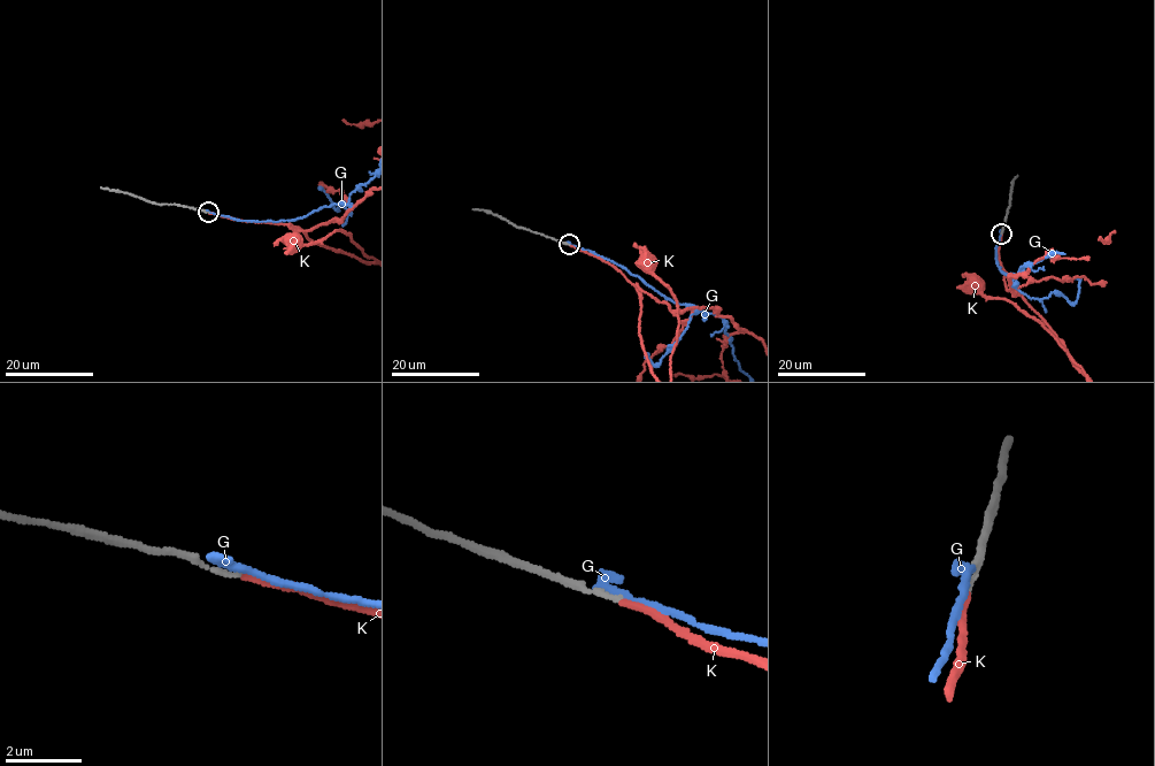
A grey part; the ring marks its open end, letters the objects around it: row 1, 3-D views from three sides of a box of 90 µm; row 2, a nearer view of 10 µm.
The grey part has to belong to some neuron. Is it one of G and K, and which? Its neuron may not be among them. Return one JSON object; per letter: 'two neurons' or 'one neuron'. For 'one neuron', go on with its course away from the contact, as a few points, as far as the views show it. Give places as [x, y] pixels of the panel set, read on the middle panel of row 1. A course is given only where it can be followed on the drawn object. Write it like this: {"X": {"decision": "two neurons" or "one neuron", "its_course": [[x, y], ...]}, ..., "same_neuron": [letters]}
{"G": {"decision": "two neurons"}, "K": {"decision": "one neuron"}, "same_neuron": ["K"]}

